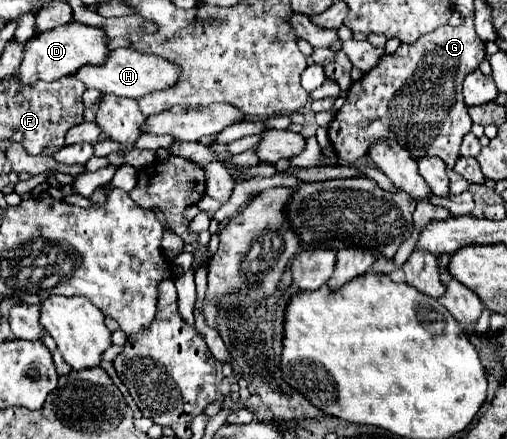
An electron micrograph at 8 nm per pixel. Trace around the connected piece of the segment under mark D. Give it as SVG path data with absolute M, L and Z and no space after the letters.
M72 21L64 27L56 27L32 37L26 45L26 55L22 59L22 67L18 67L20 81L26 85L34 85L36 81L56 81L66 75L74 75L80 67L92 65L98 67L106 63L110 49L108 37L102 27L90 27L78 21Z

